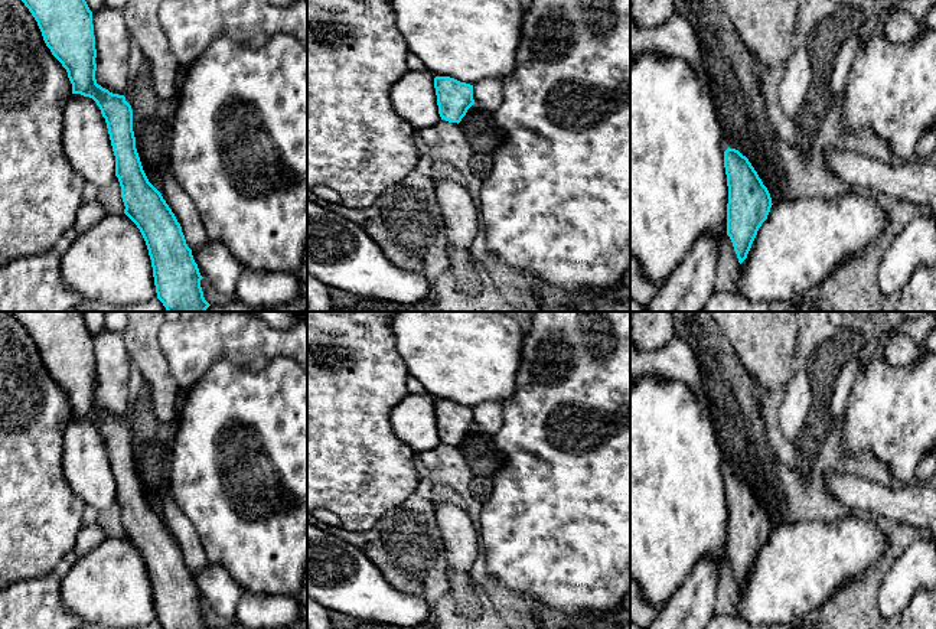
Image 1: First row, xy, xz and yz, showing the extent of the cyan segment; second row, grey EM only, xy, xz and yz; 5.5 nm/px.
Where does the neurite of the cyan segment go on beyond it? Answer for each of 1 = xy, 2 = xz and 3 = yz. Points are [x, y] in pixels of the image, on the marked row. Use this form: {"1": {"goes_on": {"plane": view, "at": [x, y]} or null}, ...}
{"1": {"goes_on": null}, "2": {"goes_on": null}, "3": {"goes_on": null}}

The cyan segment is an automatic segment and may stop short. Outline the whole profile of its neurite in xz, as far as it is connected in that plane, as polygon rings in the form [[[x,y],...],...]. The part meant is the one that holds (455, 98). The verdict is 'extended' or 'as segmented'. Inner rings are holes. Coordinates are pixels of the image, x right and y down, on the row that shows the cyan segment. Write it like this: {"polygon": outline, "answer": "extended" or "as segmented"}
{"polygon": [[[436,76],[434,88],[441,120],[459,124],[474,104],[473,85],[450,76]]], "answer": "as segmented"}

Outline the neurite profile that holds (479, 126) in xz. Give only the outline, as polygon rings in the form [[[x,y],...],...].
[[[473,104],[466,115],[459,123],[470,147],[477,154],[493,156],[496,147],[503,140],[503,133],[499,130],[493,114]]]

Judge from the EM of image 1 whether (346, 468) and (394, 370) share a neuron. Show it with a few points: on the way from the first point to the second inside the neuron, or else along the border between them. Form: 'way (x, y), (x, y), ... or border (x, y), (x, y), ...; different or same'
way (346, 443), (346, 417), (369, 394); same

